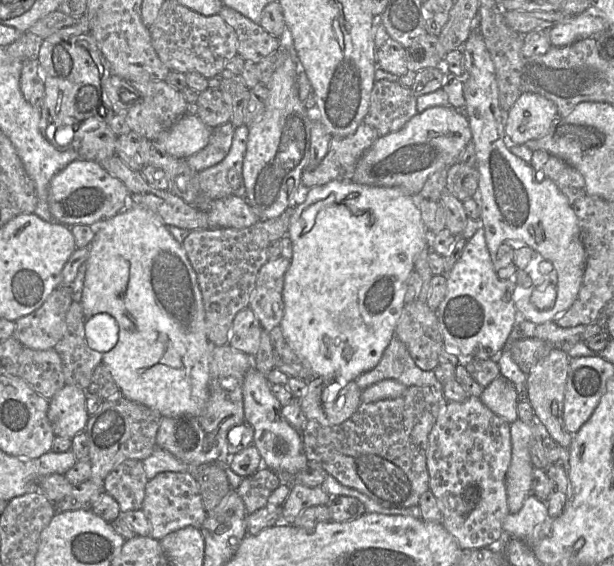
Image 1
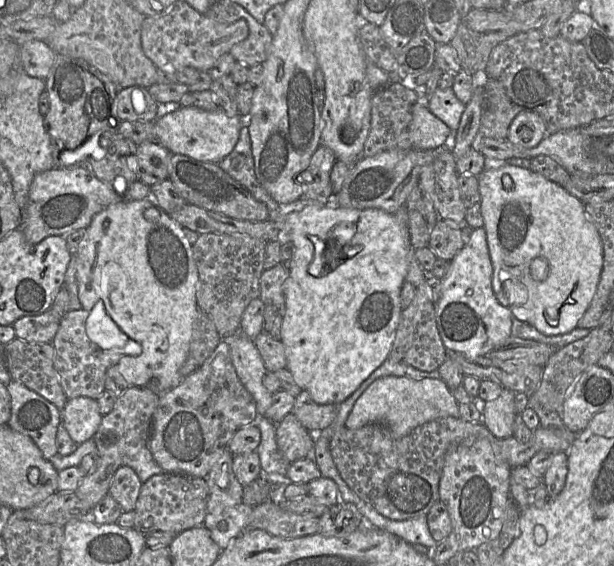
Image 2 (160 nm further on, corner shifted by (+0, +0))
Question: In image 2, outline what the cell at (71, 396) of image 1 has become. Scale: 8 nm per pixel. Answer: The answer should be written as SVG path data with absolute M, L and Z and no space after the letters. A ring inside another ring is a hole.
M76 397L67 400L61 411L61 417L62 425L71 439L79 445L93 439L103 415L96 399Z

